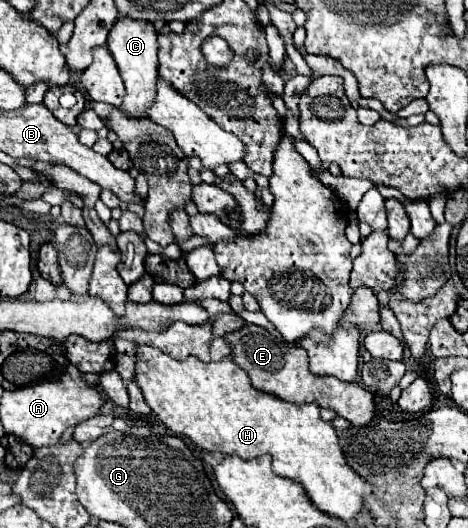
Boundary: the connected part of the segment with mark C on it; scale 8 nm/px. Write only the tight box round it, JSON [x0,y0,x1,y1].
[108,16,156,116]

